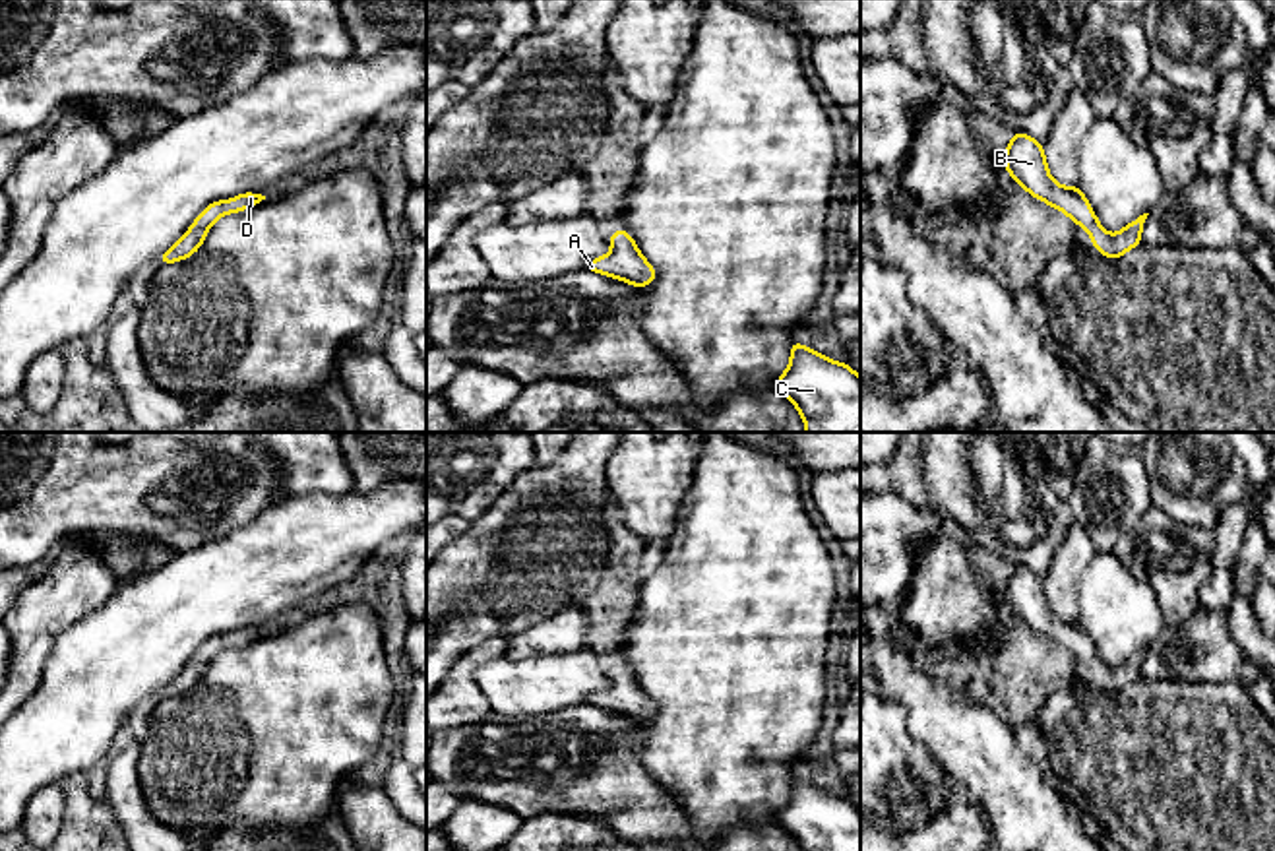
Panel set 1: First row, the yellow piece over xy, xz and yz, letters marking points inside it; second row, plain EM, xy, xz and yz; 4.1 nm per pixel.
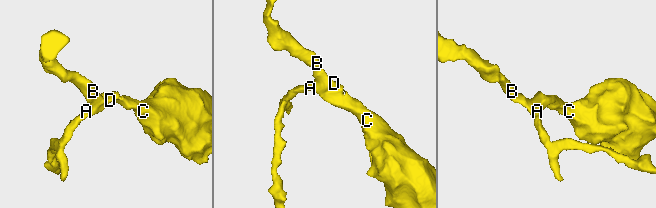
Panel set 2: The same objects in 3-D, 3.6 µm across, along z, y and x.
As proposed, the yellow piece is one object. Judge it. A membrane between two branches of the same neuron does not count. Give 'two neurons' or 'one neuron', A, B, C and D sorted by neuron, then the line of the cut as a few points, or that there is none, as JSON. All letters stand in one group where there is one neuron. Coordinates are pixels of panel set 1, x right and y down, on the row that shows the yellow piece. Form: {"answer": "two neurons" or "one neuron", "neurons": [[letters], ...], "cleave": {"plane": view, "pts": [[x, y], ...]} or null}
{"answer": "one neuron", "neurons": [["A", "B", "C", "D"]], "cleave": null}

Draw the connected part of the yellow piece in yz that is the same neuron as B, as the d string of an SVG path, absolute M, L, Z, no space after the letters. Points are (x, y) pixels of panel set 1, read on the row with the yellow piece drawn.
M1013 132L1011 142L1004 151L1004 167L1023 190L1060 209L1075 225L1081 225L1091 235L1093 246L1104 258L1120 258L1141 244L1141 229L1149 213L1139 215L1120 233L1108 235L1101 227L1089 200L1083 196L1081 186L1060 186L1048 173L1044 145L1025 132Z

